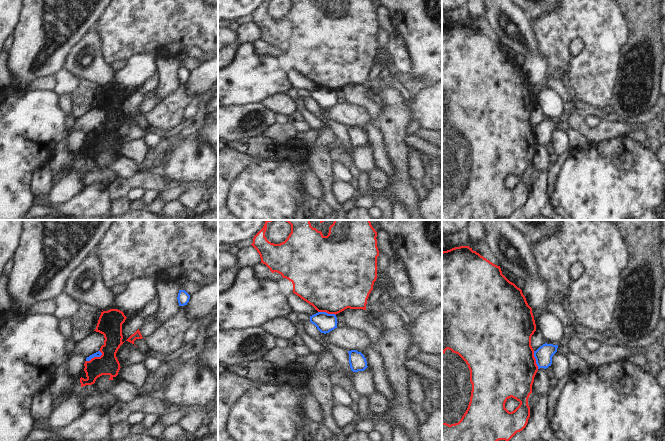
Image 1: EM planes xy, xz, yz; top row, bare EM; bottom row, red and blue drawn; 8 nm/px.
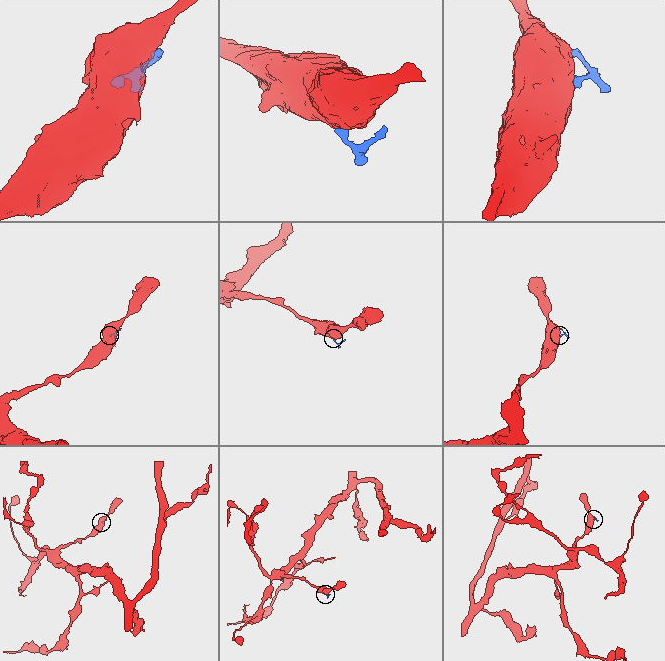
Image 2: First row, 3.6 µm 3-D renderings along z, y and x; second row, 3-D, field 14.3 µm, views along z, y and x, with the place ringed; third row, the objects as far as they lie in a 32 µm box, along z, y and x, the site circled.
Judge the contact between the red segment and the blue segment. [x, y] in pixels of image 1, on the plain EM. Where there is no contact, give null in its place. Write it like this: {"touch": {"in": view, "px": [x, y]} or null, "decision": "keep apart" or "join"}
{"touch": {"in": "xy", "px": [94, 133]}, "decision": "keep apart"}

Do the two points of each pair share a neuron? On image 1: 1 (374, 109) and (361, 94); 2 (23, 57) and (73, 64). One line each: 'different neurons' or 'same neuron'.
1: same neuron
2: different neurons

